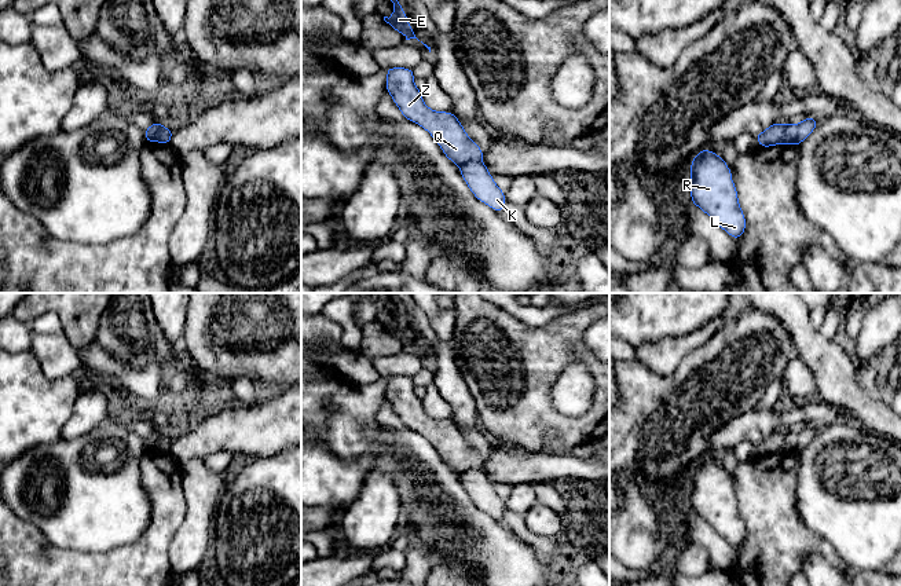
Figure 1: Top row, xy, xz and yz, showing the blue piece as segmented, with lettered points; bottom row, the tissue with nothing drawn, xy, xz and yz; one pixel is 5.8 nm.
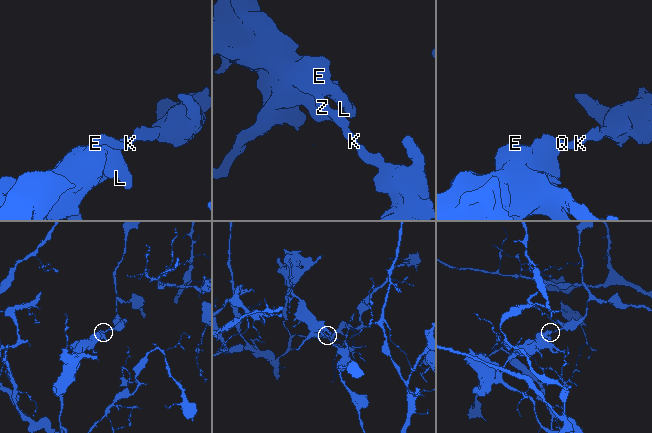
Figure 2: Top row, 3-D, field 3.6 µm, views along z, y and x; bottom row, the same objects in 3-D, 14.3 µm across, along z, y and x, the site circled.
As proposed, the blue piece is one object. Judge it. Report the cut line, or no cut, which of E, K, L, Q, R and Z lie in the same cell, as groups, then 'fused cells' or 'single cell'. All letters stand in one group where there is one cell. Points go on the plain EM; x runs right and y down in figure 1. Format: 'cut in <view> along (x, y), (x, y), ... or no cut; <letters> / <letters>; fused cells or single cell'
cut in xz along (480, 468), (469, 468), (458, 473); E L Q R Z / K; fused cells

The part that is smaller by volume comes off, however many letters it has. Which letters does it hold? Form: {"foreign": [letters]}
{"foreign": ["K"]}

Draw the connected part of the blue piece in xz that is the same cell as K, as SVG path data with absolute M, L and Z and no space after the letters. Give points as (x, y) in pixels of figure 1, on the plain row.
M469 469L459 473L459 480L473 501L480 509L491 517L503 521L505 501L495 492L488 476L481 469Z

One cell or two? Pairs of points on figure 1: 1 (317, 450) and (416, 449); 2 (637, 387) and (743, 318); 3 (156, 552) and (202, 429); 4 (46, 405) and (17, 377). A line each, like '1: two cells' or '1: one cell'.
1: two cells
2: one cell
3: two cells
4: one cell

